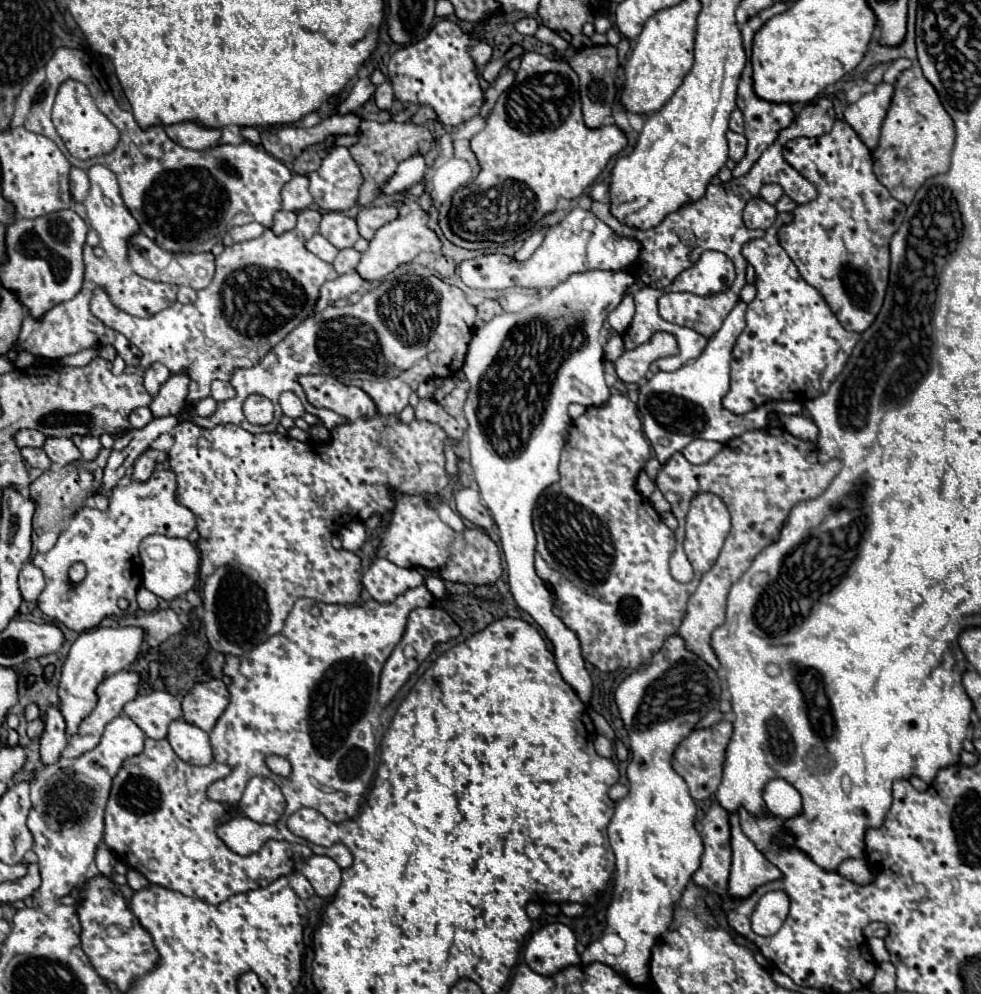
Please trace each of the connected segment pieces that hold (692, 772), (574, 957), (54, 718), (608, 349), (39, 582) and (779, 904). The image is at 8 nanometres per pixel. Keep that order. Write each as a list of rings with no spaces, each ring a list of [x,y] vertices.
[[[721,720],[711,728],[693,730],[673,752],[671,766],[687,782],[693,800],[707,800],[717,792],[723,778],[723,762],[731,734],[733,734],[733,724],[729,720]]]
[[[561,922],[547,924],[530,935],[525,947],[525,962],[533,972],[555,974],[559,968],[581,964],[575,944],[577,940],[569,926]]]
[[[49,706],[45,712],[45,732],[41,736],[41,760],[43,760],[43,764],[55,764],[65,746],[67,746],[65,718],[57,706]]]
[[[613,334],[605,346],[605,360],[607,362],[615,362],[621,354],[625,352],[623,348],[623,336],[621,334]]]
[[[27,562],[19,574],[19,590],[21,590],[23,600],[27,600],[27,602],[37,600],[37,596],[41,594],[43,588],[45,588],[43,572],[33,562]]]
[[[783,890],[767,892],[751,914],[753,932],[759,936],[773,936],[783,926],[789,914],[789,896]]]

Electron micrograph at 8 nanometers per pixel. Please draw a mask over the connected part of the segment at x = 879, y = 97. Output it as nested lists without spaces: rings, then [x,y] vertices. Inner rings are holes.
[[[881,82],[875,86],[875,90],[863,94],[855,104],[849,104],[843,112],[845,122],[859,134],[859,138],[869,150],[875,150],[891,98],[893,86]]]

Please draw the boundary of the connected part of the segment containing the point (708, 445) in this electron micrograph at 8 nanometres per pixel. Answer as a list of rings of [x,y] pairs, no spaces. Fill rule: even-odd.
[[[693,440],[689,446],[681,450],[681,454],[691,462],[691,464],[705,464],[709,462],[715,452],[719,452],[721,444],[719,442],[709,442],[709,440]]]

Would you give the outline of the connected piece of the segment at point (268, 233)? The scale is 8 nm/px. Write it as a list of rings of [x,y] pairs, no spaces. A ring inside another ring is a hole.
[[[307,208],[297,214],[297,226],[281,236],[267,228],[255,240],[227,246],[215,258],[217,272],[213,282],[199,290],[199,298],[191,304],[175,302],[155,316],[137,318],[119,310],[103,288],[95,288],[91,312],[143,352],[143,368],[153,362],[165,364],[171,372],[185,368],[191,378],[187,404],[195,406],[209,396],[213,380],[229,380],[235,368],[255,366],[267,350],[309,318],[321,284],[337,278],[331,264],[319,260],[303,246],[319,230],[319,220],[321,214],[315,208]],[[205,338],[215,340],[215,346],[207,346]],[[237,348],[253,350],[237,352]]]

